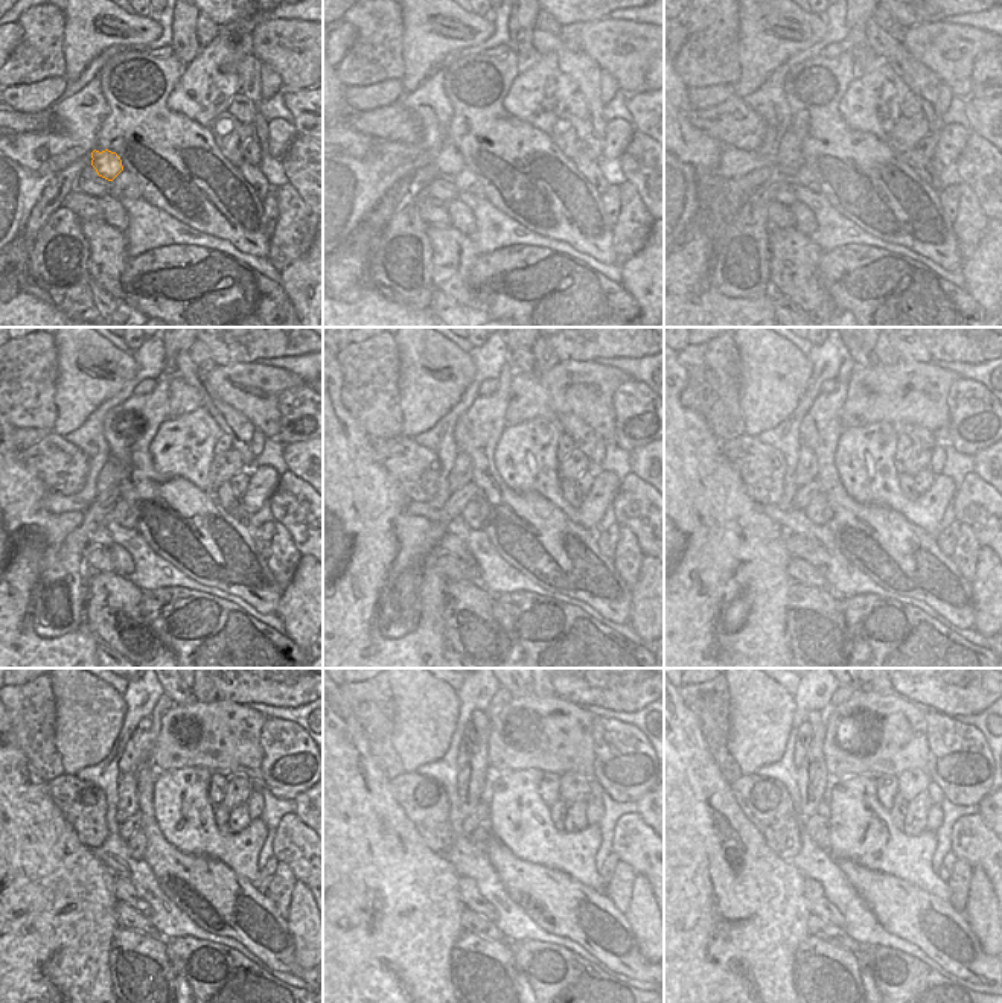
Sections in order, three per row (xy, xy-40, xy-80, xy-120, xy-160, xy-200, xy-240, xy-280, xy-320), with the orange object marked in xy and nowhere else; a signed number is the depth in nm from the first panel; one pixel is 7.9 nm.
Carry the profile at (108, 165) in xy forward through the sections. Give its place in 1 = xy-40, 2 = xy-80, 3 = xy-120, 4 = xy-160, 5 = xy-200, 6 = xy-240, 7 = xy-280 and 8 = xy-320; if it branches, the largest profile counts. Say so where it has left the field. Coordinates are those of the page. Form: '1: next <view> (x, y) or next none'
1: next xy-40 (449, 162)
2: next xy-80 (789, 154)
3: next xy-120 (113, 477)
4: next xy-160 (462, 471)
5: next xy-200 (806, 471)
6: next xy-240 (127, 796)
7: next xy-280 (472, 776)
8: next xy-320 (813, 780)

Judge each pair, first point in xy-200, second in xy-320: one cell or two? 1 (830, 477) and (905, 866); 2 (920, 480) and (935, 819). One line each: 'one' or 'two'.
1: two
2: two

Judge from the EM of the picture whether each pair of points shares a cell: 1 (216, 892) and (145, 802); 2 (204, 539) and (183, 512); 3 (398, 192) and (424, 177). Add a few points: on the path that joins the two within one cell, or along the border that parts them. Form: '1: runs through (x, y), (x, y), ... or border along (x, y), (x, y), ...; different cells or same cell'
1: runs through (191, 878), (156, 843), (151, 828); same cell
2: runs through (201, 531), (191, 515); same cell
3: border along (411, 174), (413, 194); different cells

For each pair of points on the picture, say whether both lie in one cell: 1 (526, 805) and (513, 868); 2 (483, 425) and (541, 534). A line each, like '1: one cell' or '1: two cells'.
1: two cells
2: one cell

